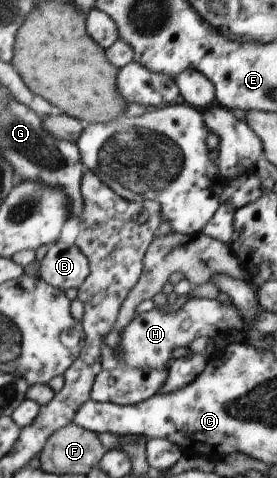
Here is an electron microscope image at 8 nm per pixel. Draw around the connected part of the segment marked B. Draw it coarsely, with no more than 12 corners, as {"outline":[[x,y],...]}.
{"outline":[[57,241],[40,260],[37,275],[65,291],[78,289],[88,258]]}

